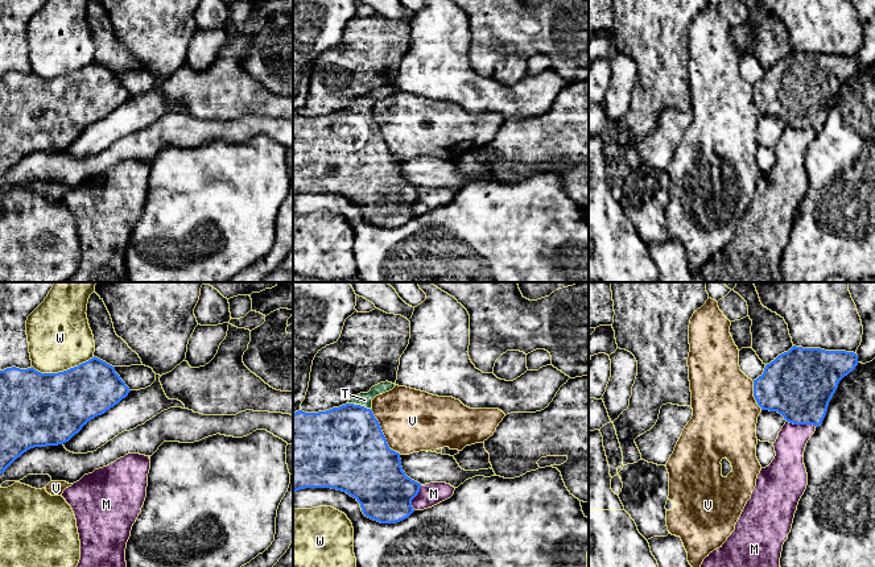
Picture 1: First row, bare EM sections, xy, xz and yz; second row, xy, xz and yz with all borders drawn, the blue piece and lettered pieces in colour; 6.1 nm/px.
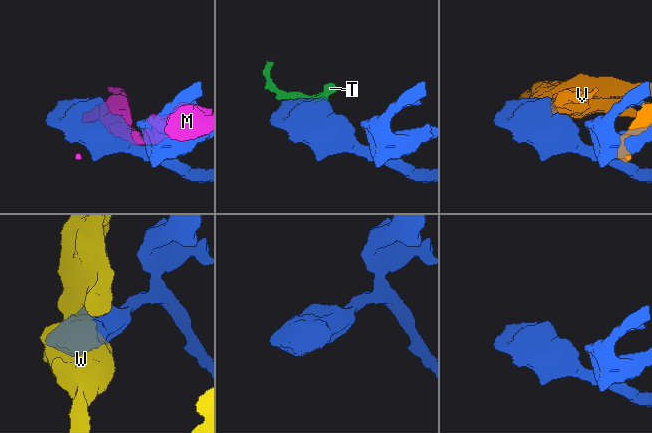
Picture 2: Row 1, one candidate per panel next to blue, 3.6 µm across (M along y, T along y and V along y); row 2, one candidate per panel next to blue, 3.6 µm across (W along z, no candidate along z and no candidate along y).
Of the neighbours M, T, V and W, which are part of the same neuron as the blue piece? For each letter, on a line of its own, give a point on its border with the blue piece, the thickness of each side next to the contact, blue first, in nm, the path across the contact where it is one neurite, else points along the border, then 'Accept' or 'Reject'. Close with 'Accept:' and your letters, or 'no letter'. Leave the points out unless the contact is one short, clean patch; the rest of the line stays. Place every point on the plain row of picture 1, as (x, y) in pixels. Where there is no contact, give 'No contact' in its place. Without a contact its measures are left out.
M: Touches blue at yz (801, 128). Thickness 420 nm (blue) against 190 nm. Reject
T: Touches blue at xz (359, 110). Thickness 460 nm (blue) against 80 nm. Accept
V: Touches blue at xz (383, 139). Thickness 500 nm (blue) against 380 nm. Reject
W: Touches blue at xy (64, 75). Thickness 440 nm (blue) against 380 nm. Reject
Accept: T

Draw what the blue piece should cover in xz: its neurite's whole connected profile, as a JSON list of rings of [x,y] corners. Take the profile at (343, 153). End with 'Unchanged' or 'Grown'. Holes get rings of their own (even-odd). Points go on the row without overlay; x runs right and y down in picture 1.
[[[380,87],[368,98],[354,100],[346,109],[326,116],[293,119],[293,196],[305,193],[331,193],[354,202],[366,222],[380,228],[396,228],[408,223],[413,216],[412,204],[418,199],[421,189],[405,179],[400,158],[391,154],[379,125],[372,117],[372,104],[389,96],[396,90]]]. Grown

